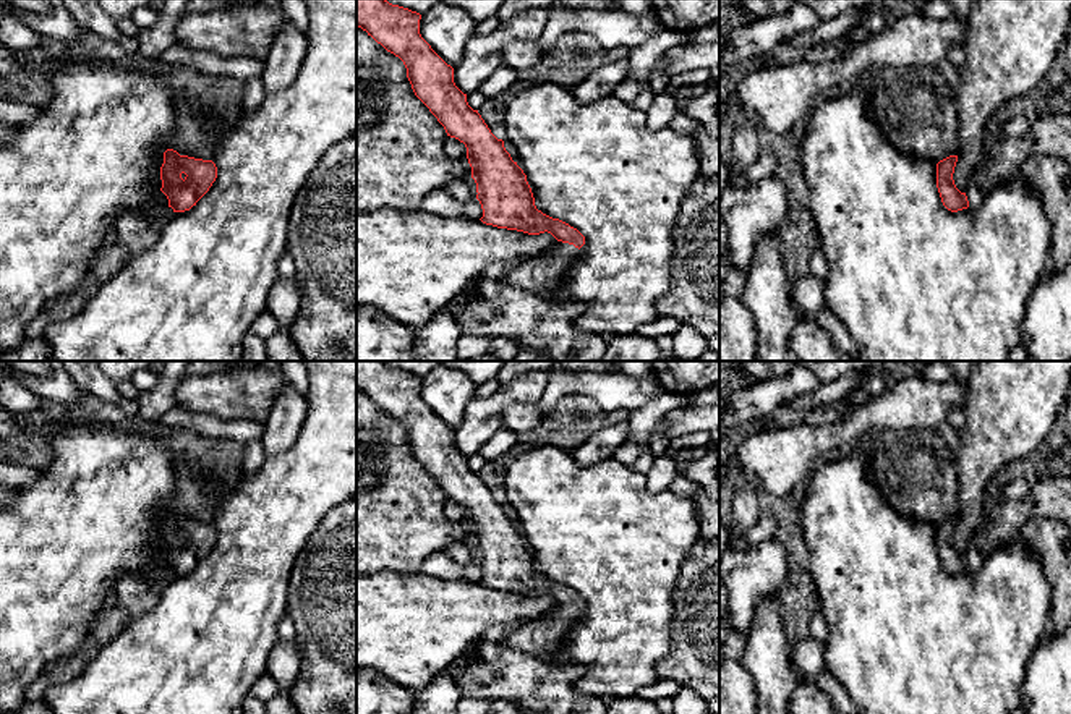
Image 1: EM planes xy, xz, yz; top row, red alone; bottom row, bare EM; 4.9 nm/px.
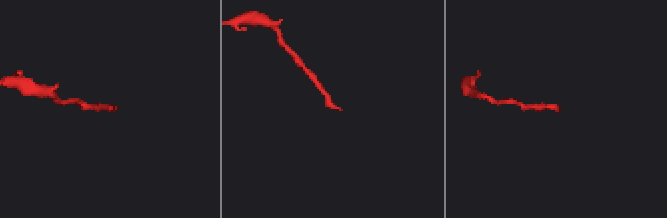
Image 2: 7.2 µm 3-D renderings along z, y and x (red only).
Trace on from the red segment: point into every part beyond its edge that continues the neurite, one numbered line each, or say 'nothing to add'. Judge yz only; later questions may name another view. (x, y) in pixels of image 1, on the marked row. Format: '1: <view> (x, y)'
1: yz (1050, 135)

